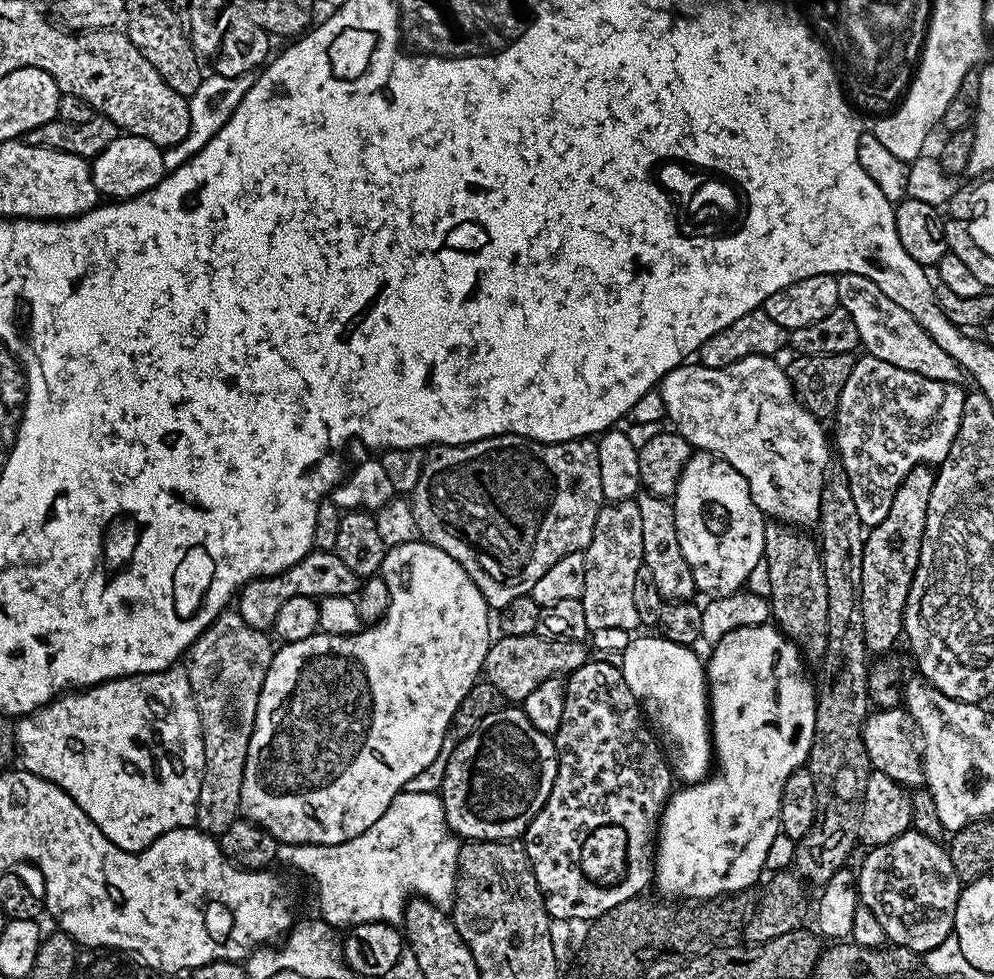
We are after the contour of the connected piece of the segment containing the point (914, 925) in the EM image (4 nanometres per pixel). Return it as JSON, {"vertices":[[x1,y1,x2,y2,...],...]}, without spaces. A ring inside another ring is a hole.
{"vertices":[[909,830,882,846,867,849,866,855,858,867,860,903,882,922,882,930,895,947,923,954,954,932,962,881,941,841]]}

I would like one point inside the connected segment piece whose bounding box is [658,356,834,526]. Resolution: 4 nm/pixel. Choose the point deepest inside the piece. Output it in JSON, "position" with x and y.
{"position":[747,413]}

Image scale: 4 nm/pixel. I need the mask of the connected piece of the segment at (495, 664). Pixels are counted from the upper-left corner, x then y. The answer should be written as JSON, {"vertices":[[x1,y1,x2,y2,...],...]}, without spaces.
{"vertices":[[500,636,488,645,483,675,487,683,498,686,505,701,521,702,536,686,552,677,563,677,578,670,590,652,579,640,547,640,545,636]]}

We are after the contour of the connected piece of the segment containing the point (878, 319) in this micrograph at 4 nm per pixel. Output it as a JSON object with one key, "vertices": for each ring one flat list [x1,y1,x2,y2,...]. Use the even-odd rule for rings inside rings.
{"vertices":[[841,272,836,276,838,282,839,307,854,318,854,326,858,326,860,343,863,351,869,356,878,358,882,362,890,362,890,366,898,366,902,370,910,370,914,374,922,374,922,378,934,378,938,382,950,382,951,384,960,384,962,378,962,369,960,365,918,326,898,302,890,302,882,290,870,278,862,278,862,274,850,274]]}

